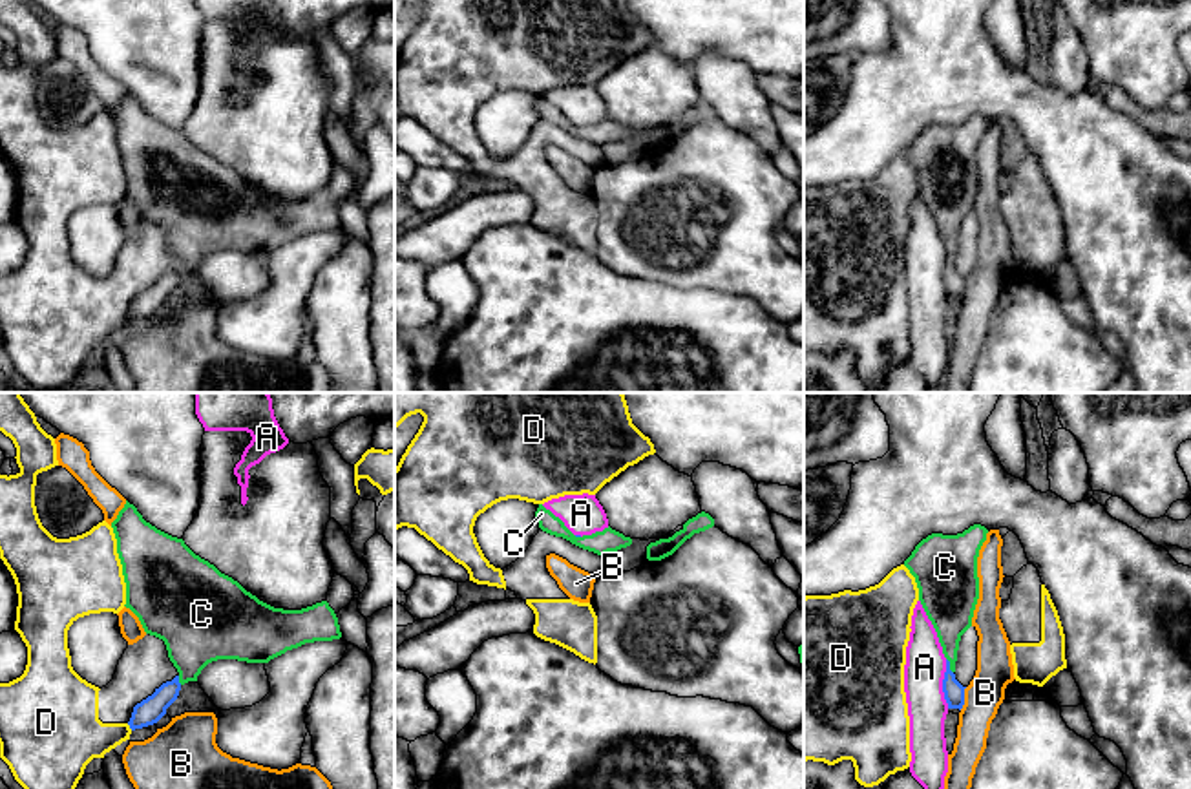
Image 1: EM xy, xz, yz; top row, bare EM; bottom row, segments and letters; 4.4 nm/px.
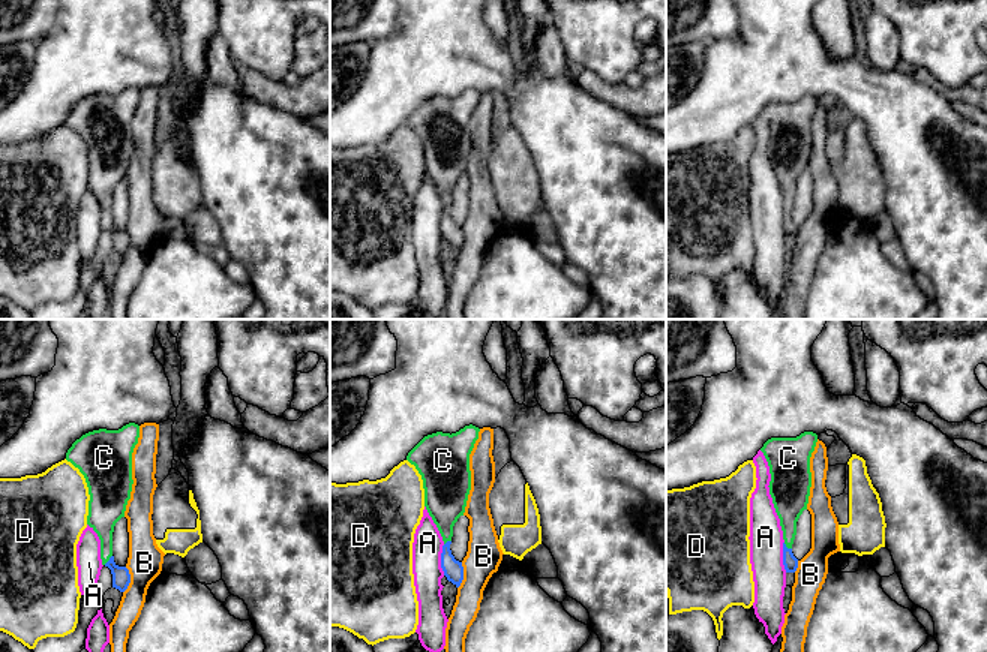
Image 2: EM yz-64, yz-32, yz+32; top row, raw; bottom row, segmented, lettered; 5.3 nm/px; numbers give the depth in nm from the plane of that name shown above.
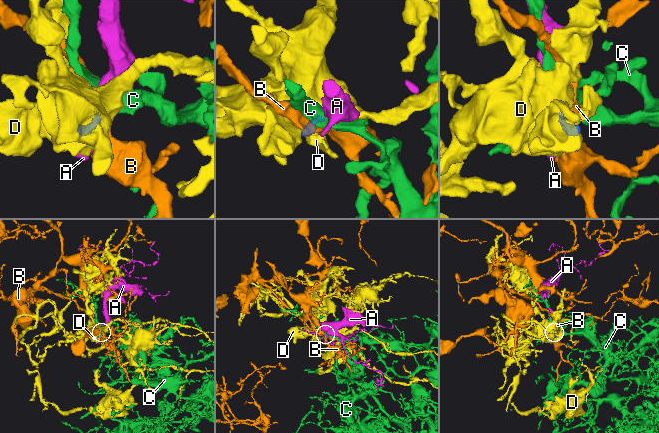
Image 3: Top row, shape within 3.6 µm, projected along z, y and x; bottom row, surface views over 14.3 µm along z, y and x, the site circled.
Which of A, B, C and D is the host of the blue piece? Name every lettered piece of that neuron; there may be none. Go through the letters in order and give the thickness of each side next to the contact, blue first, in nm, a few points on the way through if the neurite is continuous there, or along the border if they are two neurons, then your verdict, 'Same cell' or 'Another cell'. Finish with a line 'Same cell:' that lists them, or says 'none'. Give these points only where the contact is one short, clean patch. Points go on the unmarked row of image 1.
A: Thickness 100 nm (blue) against 180 nm. Boundary: yz (945, 251), (943, 289), (948, 298). Another cell
B: Thickness 100 nm (blue) against 160 nm. Boundary: yz (967, 278), (959, 300). Another cell
C: Thickness 100 nm (blue) against 200 nm. Path across: yz (954, 284), (948, 256), (950, 199). Same cell
D: Thickness 110 nm (blue) against 260 nm. Boundary: xy (126, 315), (132, 320). Another cell
Same cell: C

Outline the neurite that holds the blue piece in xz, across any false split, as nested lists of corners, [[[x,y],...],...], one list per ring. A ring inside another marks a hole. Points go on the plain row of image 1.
[[[539,95],[535,102],[535,110],[539,113],[539,119],[550,126],[563,128],[570,132],[572,135],[594,142],[597,146],[605,146],[608,142],[617,142],[621,139],[627,139],[632,135],[630,128],[625,128],[623,124],[612,121],[610,117],[603,122],[596,122],[592,126],[574,126],[564,113],[555,108],[550,100],[546,100],[543,95]]]

